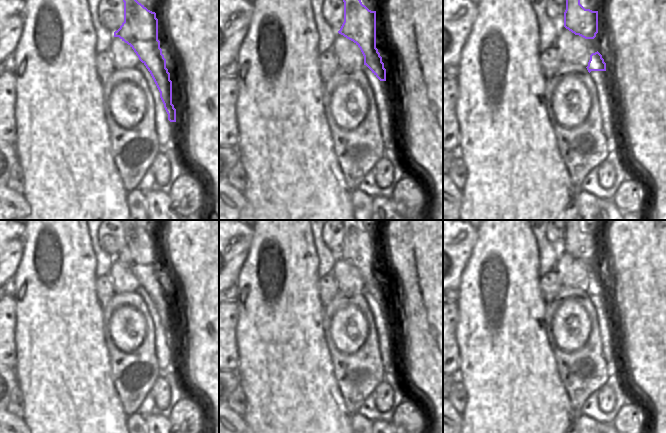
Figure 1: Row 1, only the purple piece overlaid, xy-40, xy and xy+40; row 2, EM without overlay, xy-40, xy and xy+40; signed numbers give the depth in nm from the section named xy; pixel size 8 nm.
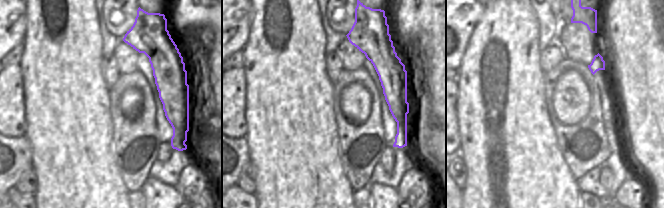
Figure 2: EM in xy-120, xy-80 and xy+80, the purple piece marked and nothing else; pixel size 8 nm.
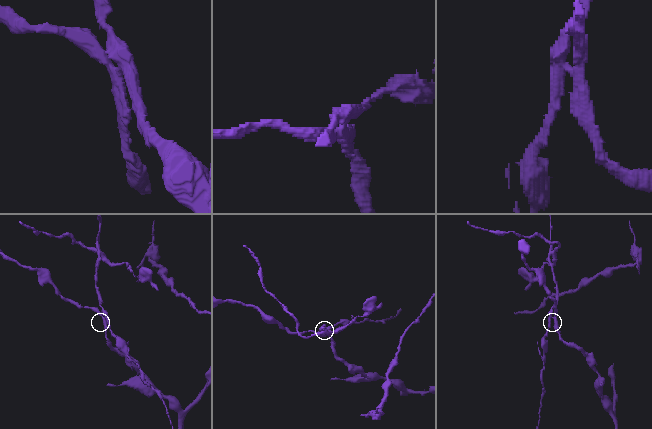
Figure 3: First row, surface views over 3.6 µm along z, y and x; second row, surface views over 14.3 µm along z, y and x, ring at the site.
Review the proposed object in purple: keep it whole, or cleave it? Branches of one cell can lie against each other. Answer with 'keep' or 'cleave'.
cleave

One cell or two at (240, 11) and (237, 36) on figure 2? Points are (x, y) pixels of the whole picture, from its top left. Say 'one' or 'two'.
one

